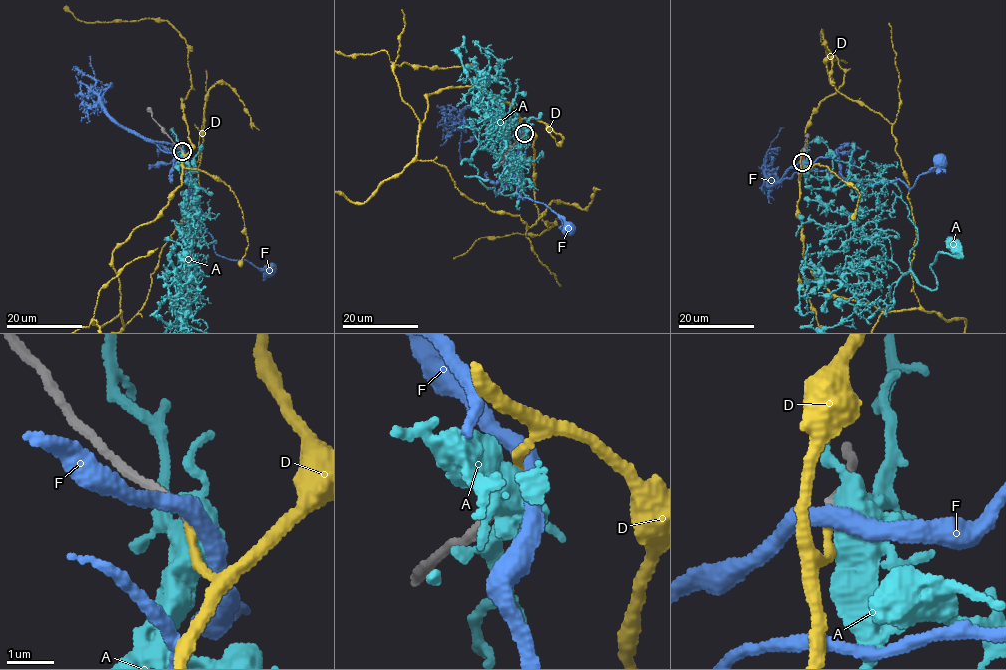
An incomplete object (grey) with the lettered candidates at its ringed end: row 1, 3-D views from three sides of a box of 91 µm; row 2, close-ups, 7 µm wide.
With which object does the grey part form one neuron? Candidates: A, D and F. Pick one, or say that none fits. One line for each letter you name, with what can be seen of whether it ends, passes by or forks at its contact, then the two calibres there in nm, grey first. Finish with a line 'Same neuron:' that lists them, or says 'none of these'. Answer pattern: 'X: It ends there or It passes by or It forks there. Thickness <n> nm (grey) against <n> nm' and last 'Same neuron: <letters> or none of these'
D: It ends there. Thickness 200 nm (grey) against 140 nm
Same neuron: D

